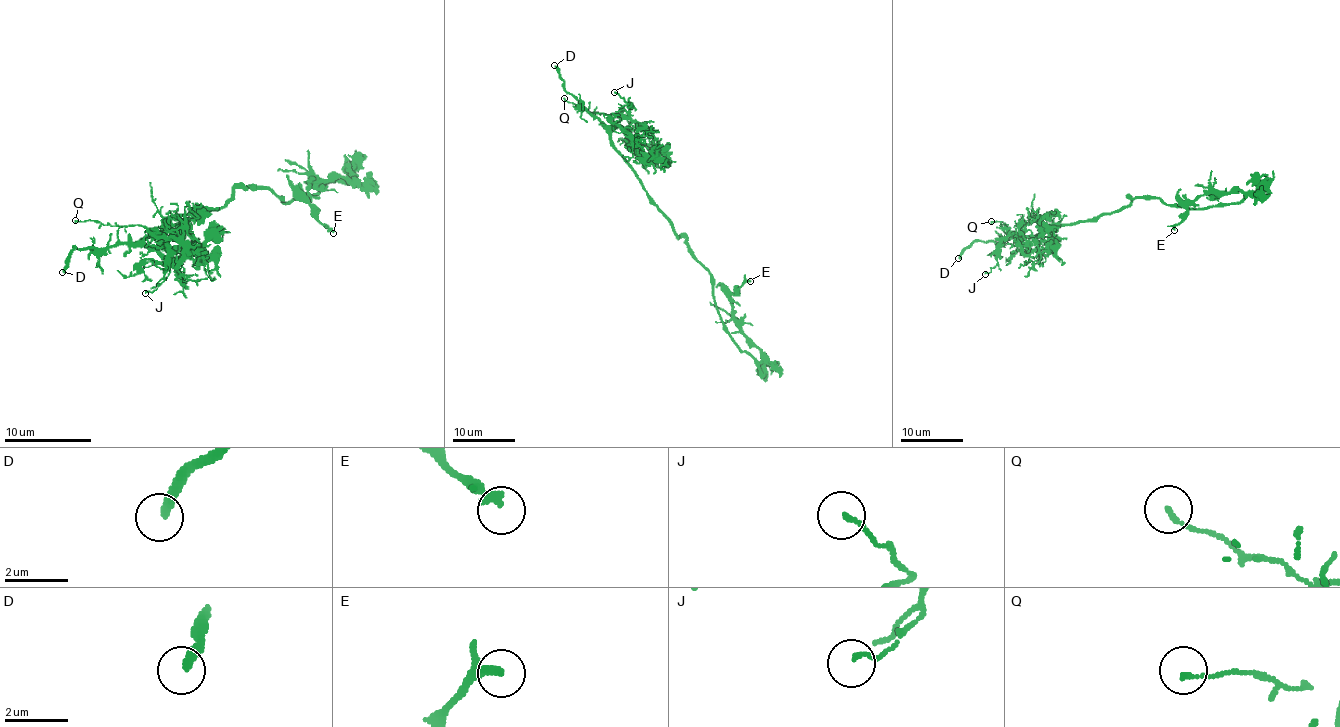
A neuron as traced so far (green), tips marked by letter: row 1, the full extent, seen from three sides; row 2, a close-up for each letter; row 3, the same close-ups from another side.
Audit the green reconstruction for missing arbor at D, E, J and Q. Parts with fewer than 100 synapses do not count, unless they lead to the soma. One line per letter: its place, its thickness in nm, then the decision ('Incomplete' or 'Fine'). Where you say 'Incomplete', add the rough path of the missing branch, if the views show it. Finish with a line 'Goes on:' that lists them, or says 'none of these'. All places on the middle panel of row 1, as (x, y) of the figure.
D: Place: (554, 65). Thickness 280 nm. Incomplete
E: Place: (750, 281). Thickness 200 nm. Fine
J: Place: (614, 92). Thickness 130 nm. Fine
Q: Place: (564, 98). Thickness 140 nm. Fine
Goes on: D

